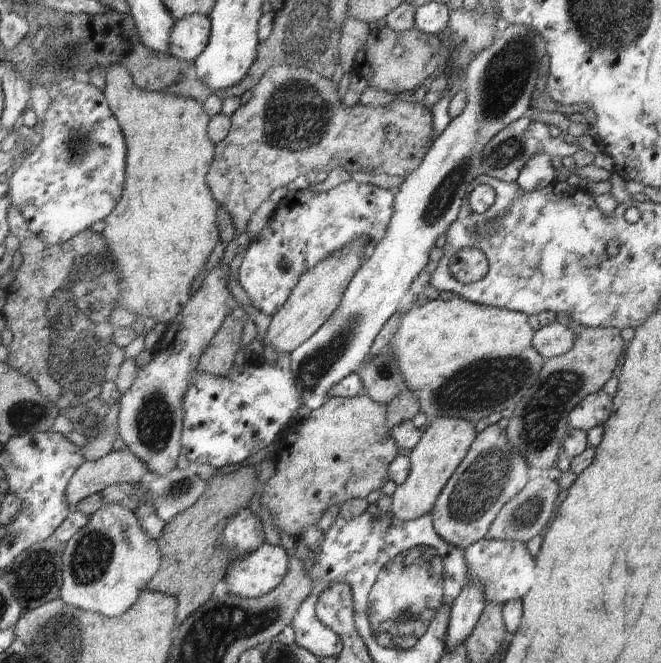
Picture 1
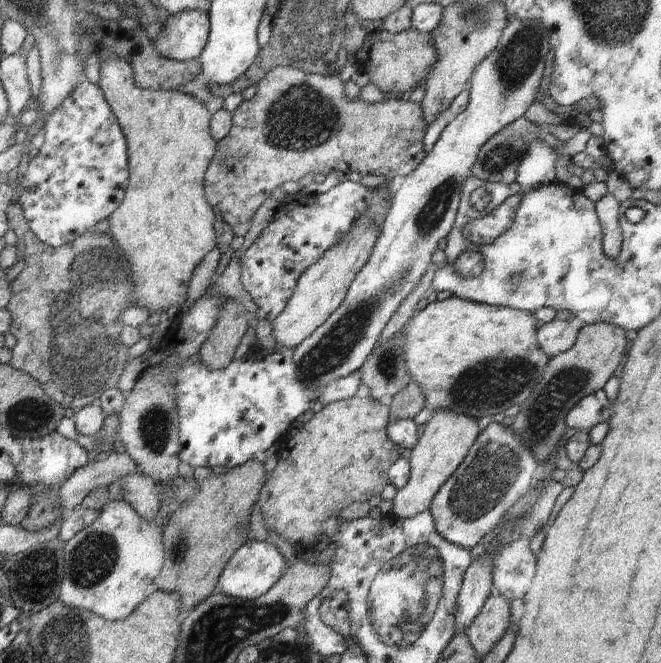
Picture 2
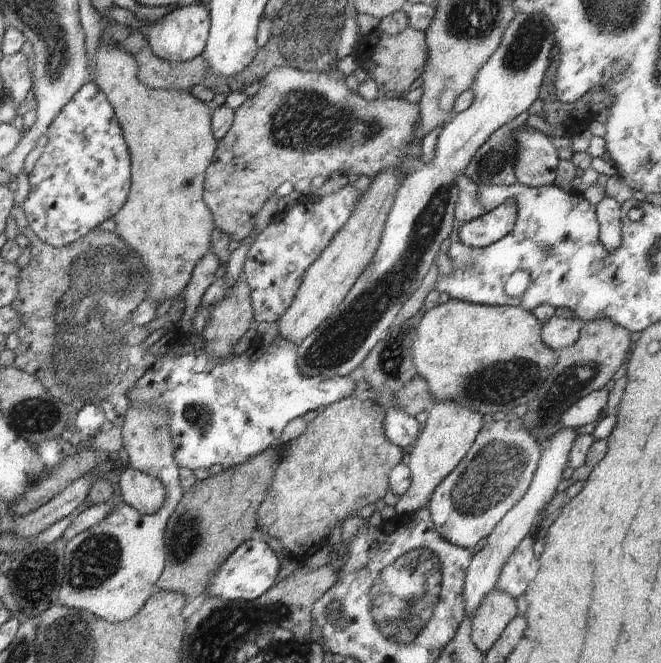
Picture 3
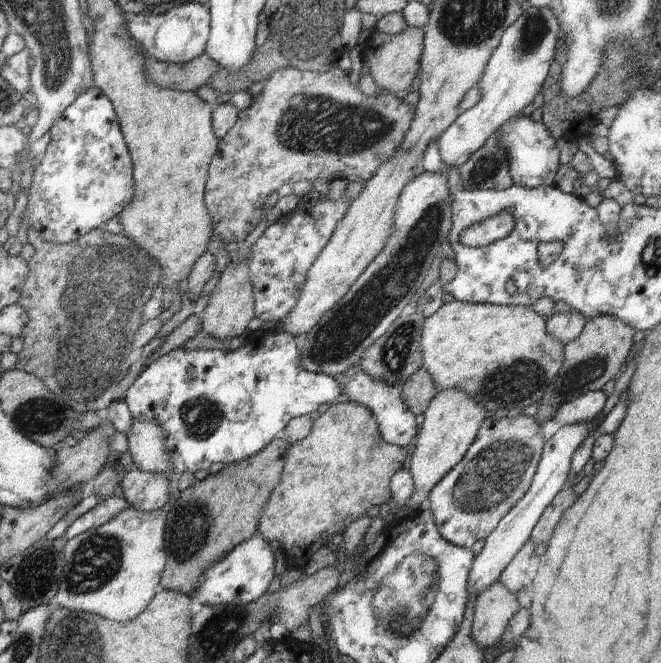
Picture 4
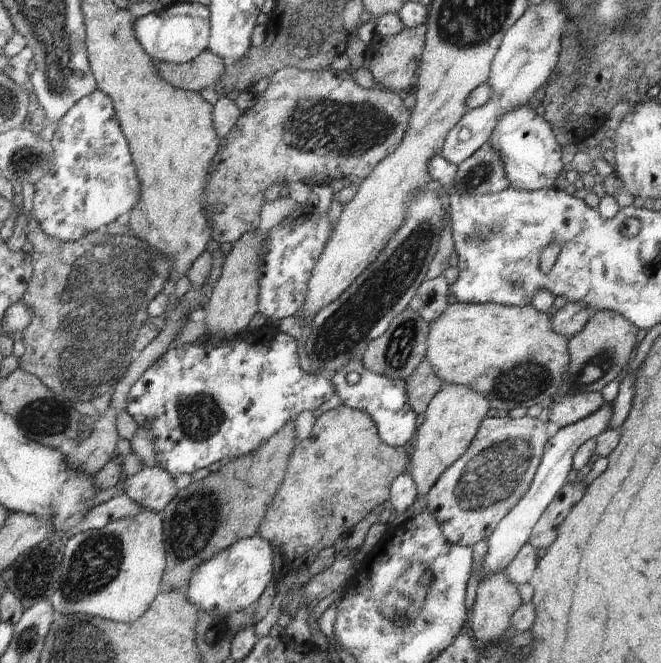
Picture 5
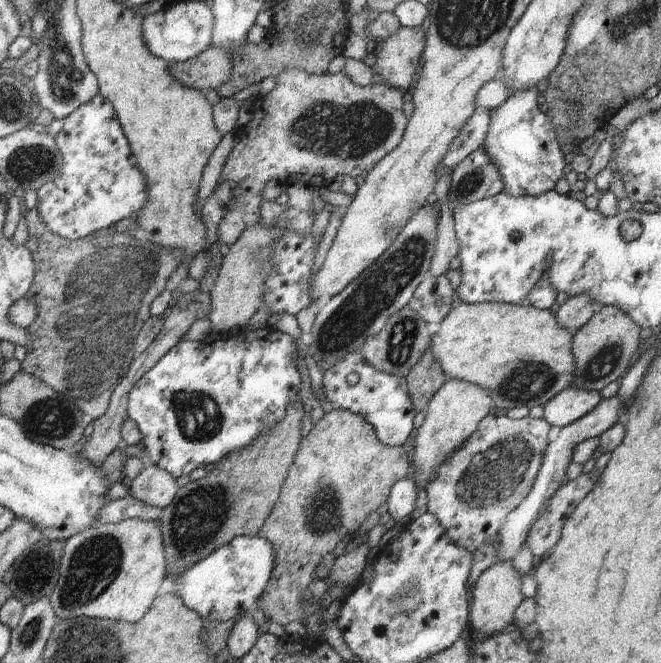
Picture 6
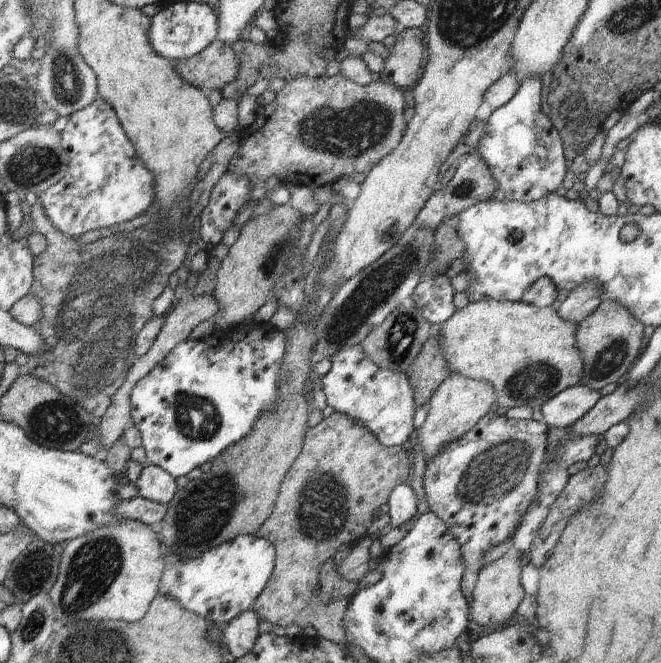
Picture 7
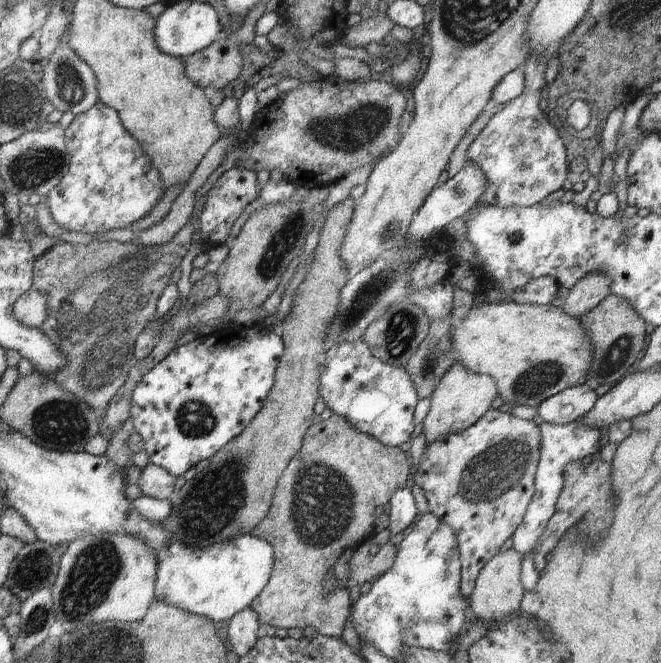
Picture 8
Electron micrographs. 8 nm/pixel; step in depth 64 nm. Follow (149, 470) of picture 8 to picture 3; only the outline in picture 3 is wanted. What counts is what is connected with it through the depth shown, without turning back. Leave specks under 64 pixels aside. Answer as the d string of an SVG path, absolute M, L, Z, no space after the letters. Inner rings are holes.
M131 467L122 472L118 488L122 494L119 499L142 514L154 514L166 500L162 481Z

